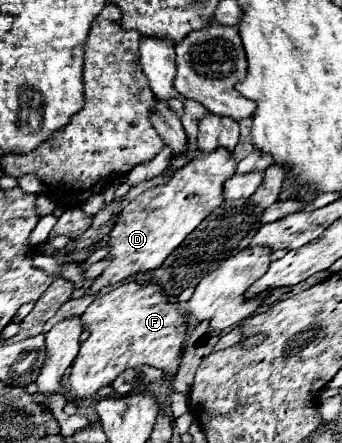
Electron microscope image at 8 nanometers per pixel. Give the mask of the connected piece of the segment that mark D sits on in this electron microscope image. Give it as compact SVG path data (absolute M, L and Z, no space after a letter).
M214 150L210 154L198 154L186 166L182 166L168 184L156 186L140 194L130 206L118 216L110 242L108 258L110 264L104 272L92 282L88 296L98 296L106 286L114 286L130 278L132 274L144 274L156 270L180 244L182 240L214 210L224 202L222 186L228 178L234 176L236 162L234 154L228 150Z

